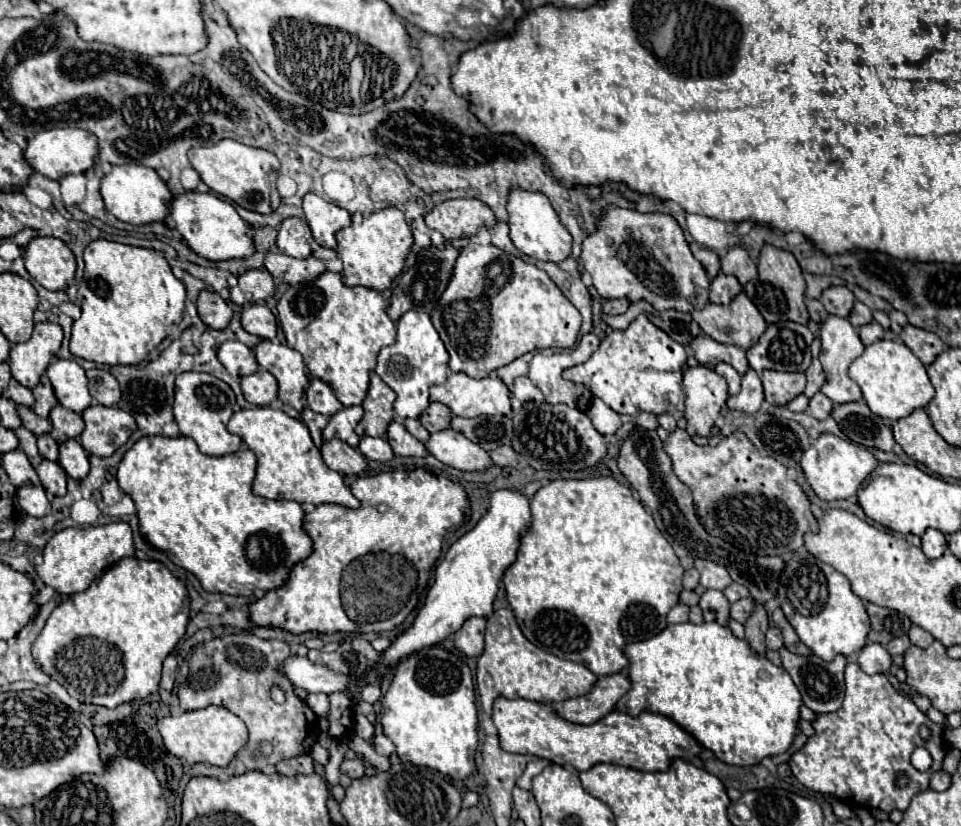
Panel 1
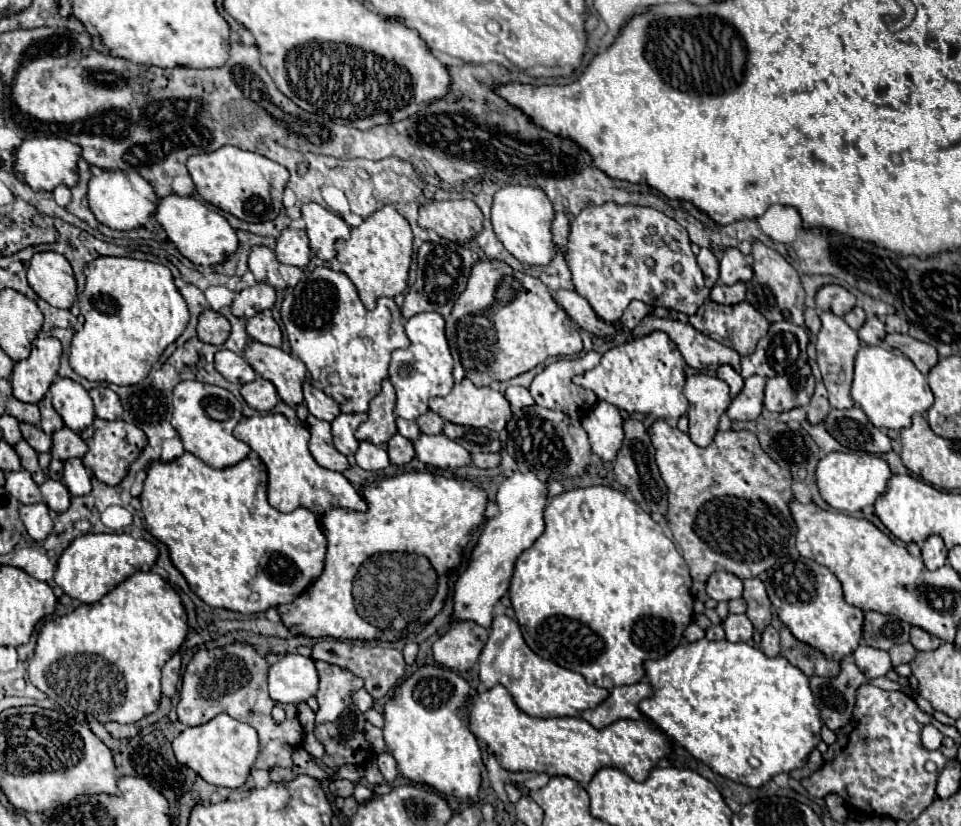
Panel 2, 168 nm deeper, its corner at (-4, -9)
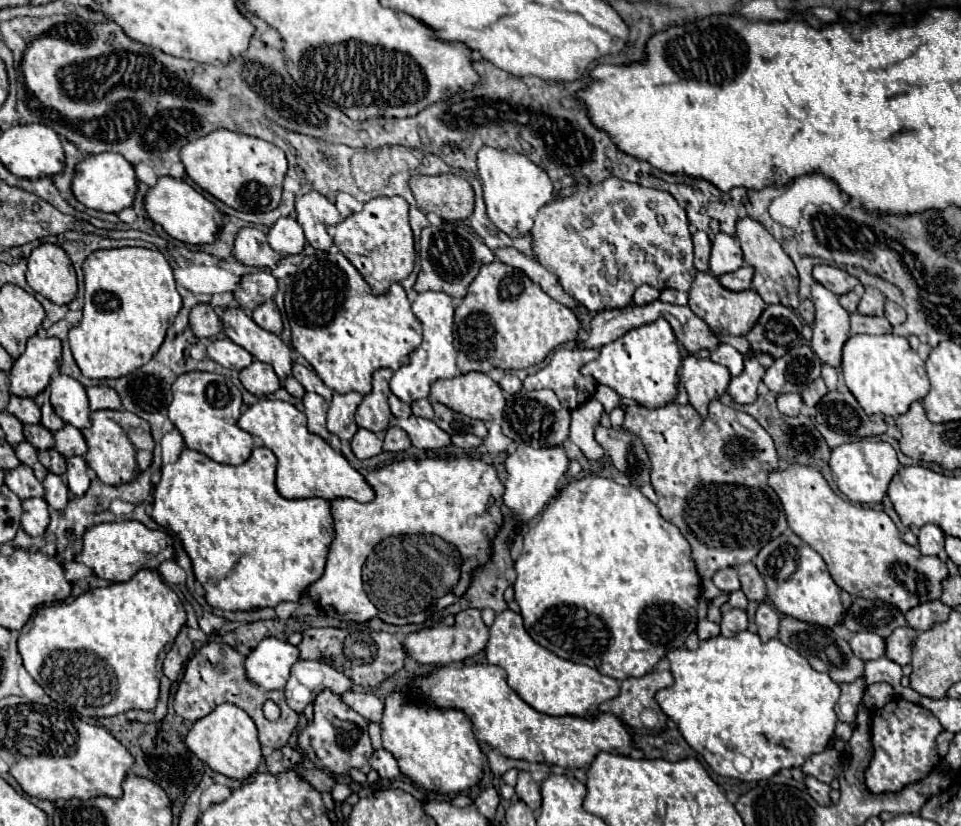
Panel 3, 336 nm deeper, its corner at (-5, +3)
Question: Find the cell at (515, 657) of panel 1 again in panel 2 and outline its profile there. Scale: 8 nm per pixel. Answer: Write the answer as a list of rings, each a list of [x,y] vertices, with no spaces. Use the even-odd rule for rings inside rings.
[[[496,616],[490,628],[488,642],[480,654],[480,682],[486,690],[502,684],[510,696],[514,698],[516,706],[530,716],[580,716],[582,710],[598,706],[608,692],[596,684],[588,684],[582,674],[566,670],[550,660],[540,658],[534,654],[520,632],[516,620],[508,616]]]

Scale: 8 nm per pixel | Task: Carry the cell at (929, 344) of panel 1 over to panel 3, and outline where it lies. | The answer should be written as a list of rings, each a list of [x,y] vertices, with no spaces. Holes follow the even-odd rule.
[[[859,312],[851,314],[851,334],[885,334],[891,332],[891,324],[879,316],[863,316]]]

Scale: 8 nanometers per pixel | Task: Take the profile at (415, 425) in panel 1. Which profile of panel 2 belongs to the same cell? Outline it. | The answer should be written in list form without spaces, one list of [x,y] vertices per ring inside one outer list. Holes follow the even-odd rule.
[[[398,418],[396,420],[396,424],[398,424],[398,432],[402,434],[402,436],[406,436],[406,438],[410,438],[412,442],[414,440],[418,440],[420,438],[420,428],[418,428],[418,424],[416,422],[412,422],[412,420],[404,420],[404,418]]]

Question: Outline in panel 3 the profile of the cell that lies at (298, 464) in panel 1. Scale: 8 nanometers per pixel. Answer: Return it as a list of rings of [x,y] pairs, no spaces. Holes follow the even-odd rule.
[[[262,397],[253,406],[249,406],[241,418],[239,426],[249,432],[251,436],[259,438],[263,446],[267,446],[275,456],[277,456],[277,490],[283,498],[325,498],[325,500],[335,500],[335,498],[353,498],[357,502],[371,502],[375,498],[373,488],[365,482],[365,478],[347,462],[347,458],[339,452],[335,452],[321,436],[311,434],[307,430],[307,418],[303,412],[299,412],[293,404],[281,400],[269,400]]]

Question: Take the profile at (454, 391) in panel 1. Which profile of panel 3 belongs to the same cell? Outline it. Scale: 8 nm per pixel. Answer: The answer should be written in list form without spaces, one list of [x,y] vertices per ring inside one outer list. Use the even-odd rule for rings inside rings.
[[[483,372],[461,374],[431,384],[431,398],[447,408],[483,422],[499,420],[505,408],[503,390]]]

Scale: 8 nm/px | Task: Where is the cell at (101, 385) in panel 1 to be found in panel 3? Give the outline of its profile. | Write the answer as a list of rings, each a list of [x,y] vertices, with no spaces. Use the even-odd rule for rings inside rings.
[[[93,386],[87,388],[87,398],[89,398],[89,408],[95,410],[121,410],[121,402],[119,402],[119,394],[115,394],[115,390],[111,390],[109,386]]]

